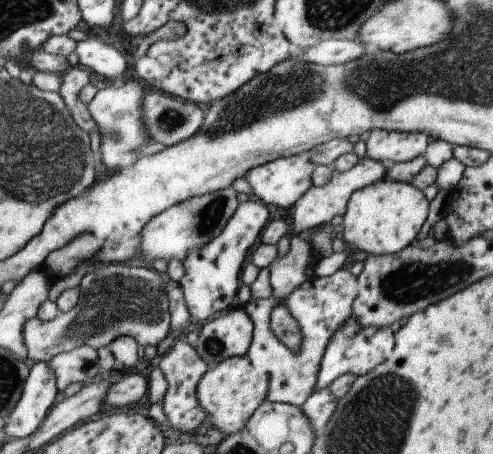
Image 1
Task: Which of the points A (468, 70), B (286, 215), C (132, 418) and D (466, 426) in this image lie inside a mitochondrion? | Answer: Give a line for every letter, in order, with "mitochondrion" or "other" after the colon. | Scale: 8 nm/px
A: mitochondrion
B: other
C: other
D: other

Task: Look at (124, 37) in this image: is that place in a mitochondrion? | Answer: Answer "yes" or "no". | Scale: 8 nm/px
no

